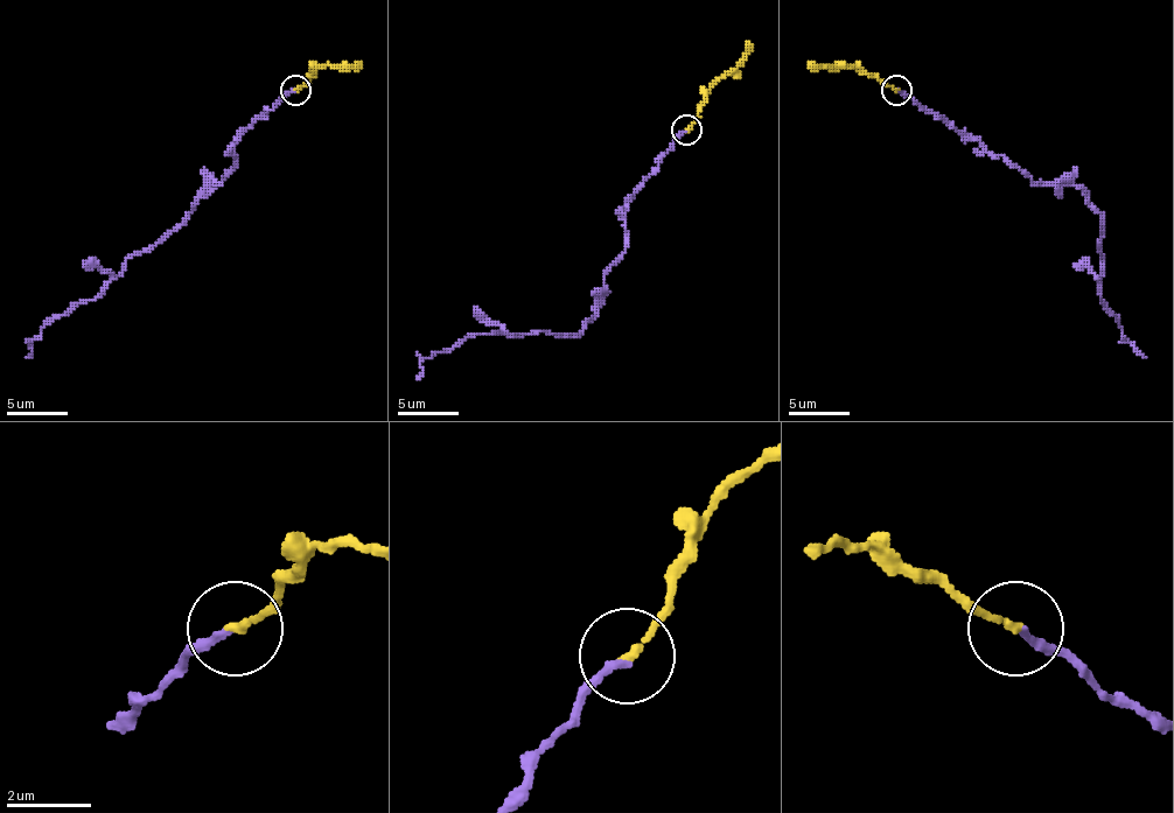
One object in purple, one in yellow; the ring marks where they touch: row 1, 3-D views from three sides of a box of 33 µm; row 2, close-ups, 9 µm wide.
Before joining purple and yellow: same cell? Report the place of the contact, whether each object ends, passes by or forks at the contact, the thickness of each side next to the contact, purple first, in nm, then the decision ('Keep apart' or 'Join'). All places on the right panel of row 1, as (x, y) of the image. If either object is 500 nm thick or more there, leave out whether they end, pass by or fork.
Place: (896, 90). At the ring purple ends. At the ring yellow ends. Thickness 180 nm (purple) against 170 nm. Join

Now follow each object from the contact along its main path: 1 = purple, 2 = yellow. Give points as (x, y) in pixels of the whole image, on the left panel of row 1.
1: (294, 89), (235, 144), (235, 167), (186, 216), (134, 252), (92, 300), (56, 315), (26, 357)
2: (294, 89), (319, 68), (358, 62)

